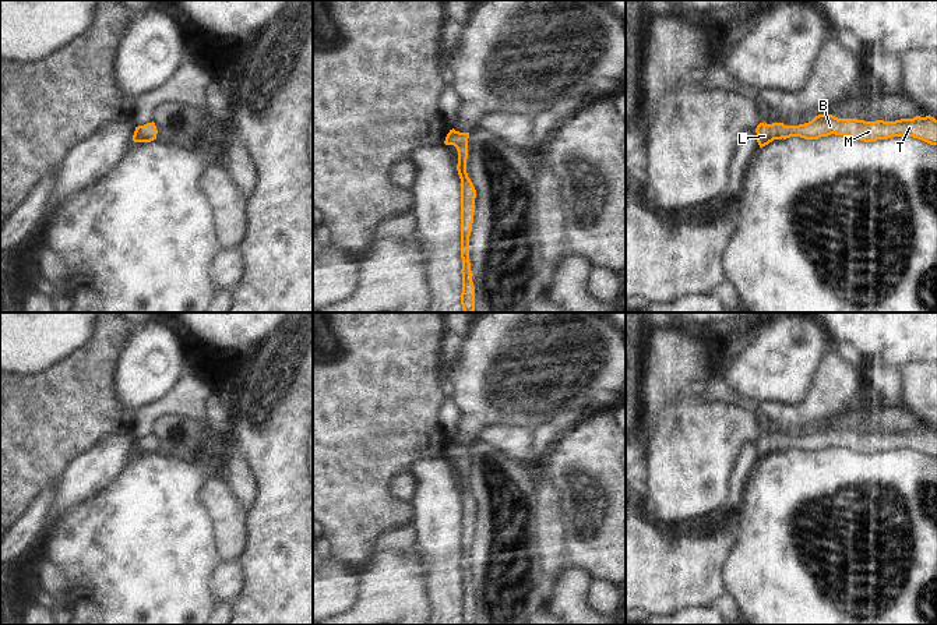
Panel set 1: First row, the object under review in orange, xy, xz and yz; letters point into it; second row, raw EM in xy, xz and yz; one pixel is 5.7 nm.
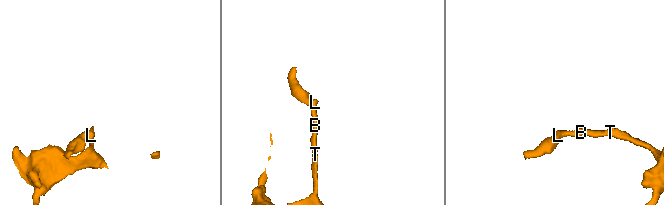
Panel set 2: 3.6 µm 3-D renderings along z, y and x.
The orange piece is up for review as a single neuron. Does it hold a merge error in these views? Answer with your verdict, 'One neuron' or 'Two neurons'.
One neuron

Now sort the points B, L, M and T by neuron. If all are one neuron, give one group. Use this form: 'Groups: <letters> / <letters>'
Groups: B L M T

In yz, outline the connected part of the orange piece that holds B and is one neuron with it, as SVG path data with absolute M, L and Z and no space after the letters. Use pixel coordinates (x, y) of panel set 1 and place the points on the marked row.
M818 114L811 121L799 126L785 126L783 123L764 124L755 128L760 148L774 140L800 137L804 140L818 140L821 137L846 135L853 140L873 142L892 137L913 137L930 145L937 145L937 120L930 114L926 117L901 119L895 121L864 121L857 119L838 119L832 114Z

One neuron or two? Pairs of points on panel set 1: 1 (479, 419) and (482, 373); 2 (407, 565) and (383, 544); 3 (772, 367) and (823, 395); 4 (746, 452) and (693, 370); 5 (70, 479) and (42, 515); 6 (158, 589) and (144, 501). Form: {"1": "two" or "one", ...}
{"1": "one", "2": "two", "3": "two", "4": "two", "5": "two", "6": "one"}

